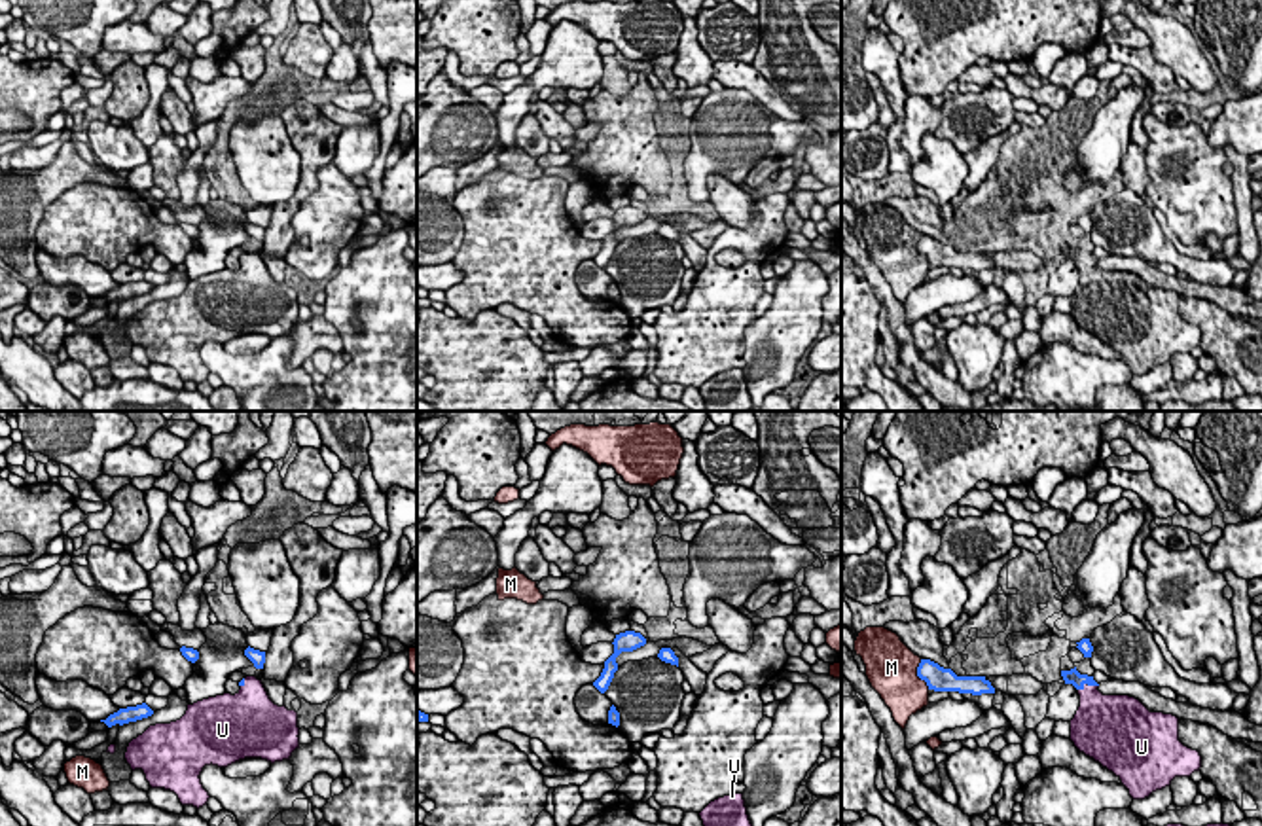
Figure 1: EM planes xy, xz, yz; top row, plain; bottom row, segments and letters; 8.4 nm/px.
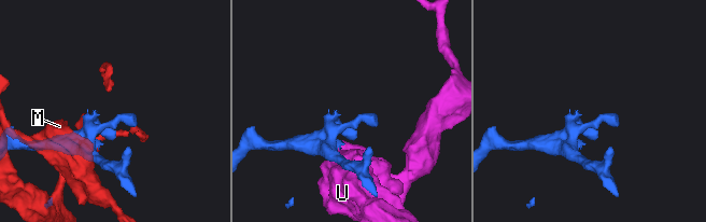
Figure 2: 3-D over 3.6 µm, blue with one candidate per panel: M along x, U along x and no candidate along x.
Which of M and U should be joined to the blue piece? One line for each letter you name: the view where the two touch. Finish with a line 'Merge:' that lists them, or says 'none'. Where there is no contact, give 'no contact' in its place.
U: yz
Merge: U

